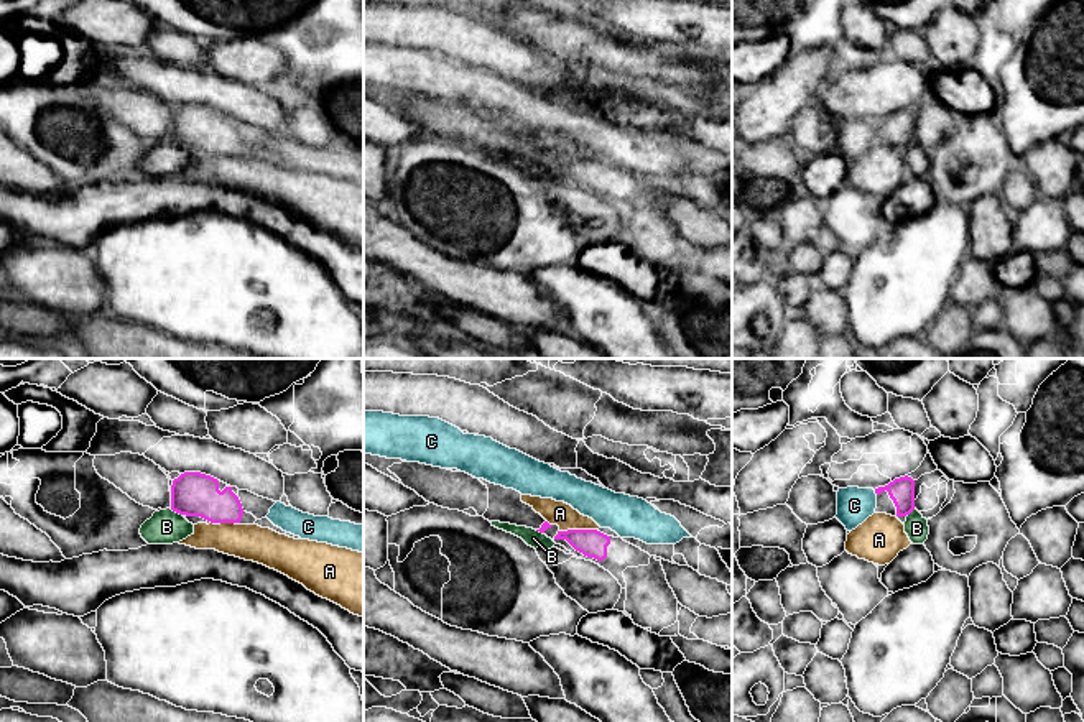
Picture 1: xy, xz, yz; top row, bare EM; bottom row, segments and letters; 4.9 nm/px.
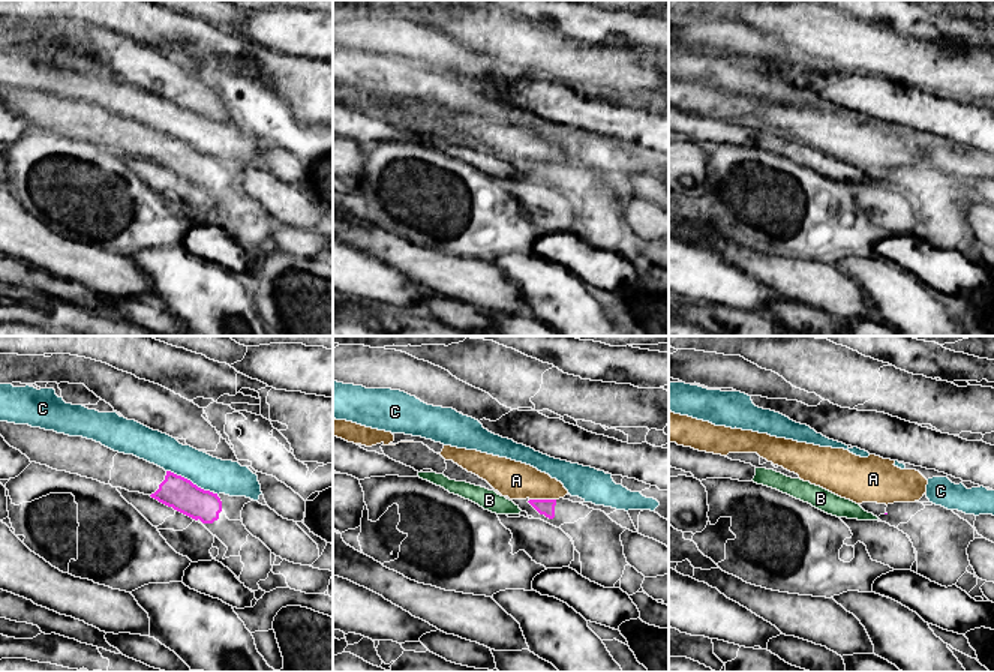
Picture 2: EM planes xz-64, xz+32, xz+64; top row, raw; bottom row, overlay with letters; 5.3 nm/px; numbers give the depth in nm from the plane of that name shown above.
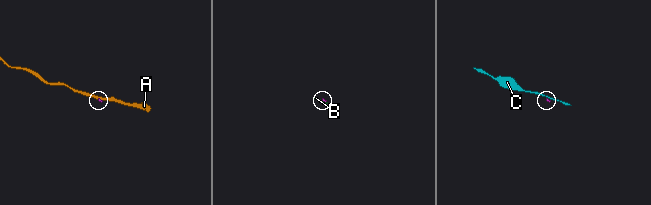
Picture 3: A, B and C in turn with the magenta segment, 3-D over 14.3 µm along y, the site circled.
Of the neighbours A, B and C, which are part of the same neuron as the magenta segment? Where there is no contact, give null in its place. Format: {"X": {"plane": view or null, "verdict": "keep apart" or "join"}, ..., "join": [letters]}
{"A": {"plane": "xz", "verdict": "keep apart"}, "B": {"plane": "xy", "verdict": "keep apart"}, "C": {"plane": "yz", "verdict": "keep apart"}, "join": []}

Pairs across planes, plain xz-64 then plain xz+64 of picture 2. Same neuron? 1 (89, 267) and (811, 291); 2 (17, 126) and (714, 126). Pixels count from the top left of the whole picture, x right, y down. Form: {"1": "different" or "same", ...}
{"1": "same", "2": "same"}

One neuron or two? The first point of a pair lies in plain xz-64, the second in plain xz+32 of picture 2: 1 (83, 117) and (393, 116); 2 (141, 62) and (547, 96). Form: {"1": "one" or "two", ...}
{"1": "one", "2": "two"}

